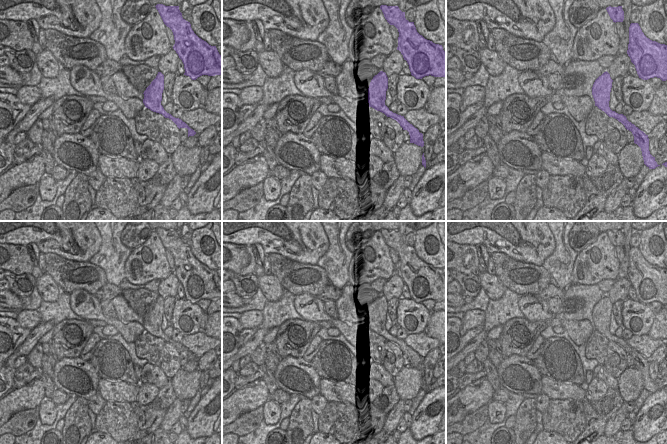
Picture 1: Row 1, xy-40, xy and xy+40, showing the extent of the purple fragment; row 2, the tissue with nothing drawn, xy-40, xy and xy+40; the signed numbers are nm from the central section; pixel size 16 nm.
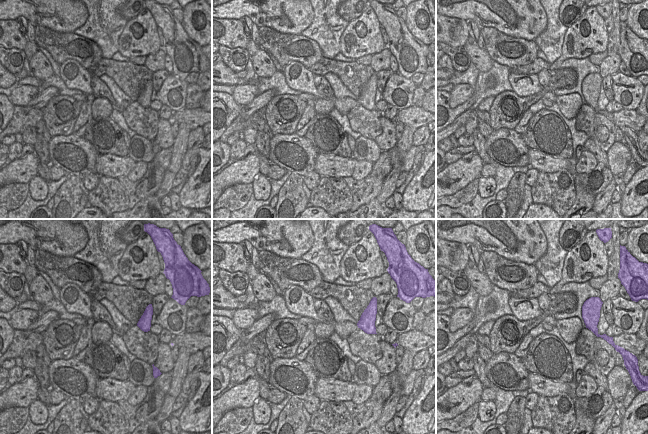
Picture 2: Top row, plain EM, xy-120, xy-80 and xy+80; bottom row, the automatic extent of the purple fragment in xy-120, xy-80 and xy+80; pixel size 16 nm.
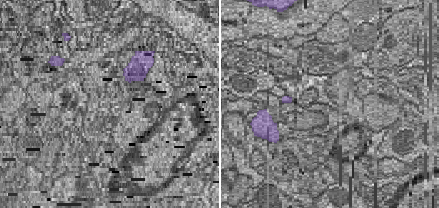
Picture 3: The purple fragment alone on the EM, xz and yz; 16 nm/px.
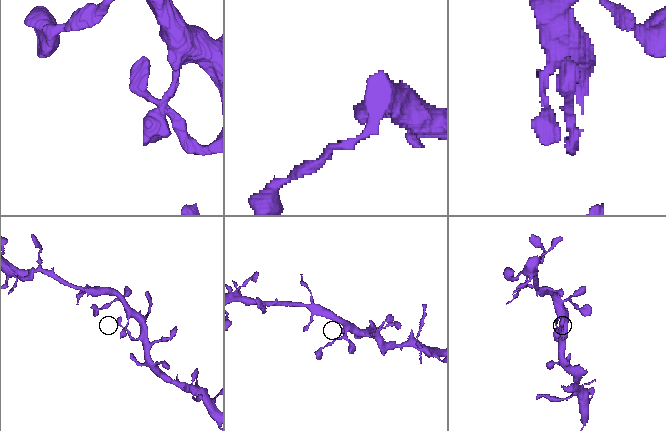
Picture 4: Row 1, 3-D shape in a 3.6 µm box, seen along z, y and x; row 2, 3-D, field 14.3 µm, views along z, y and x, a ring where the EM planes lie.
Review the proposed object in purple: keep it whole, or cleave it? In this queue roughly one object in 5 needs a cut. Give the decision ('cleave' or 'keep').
keep

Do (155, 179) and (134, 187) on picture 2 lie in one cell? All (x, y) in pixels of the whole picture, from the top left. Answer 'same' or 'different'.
same

